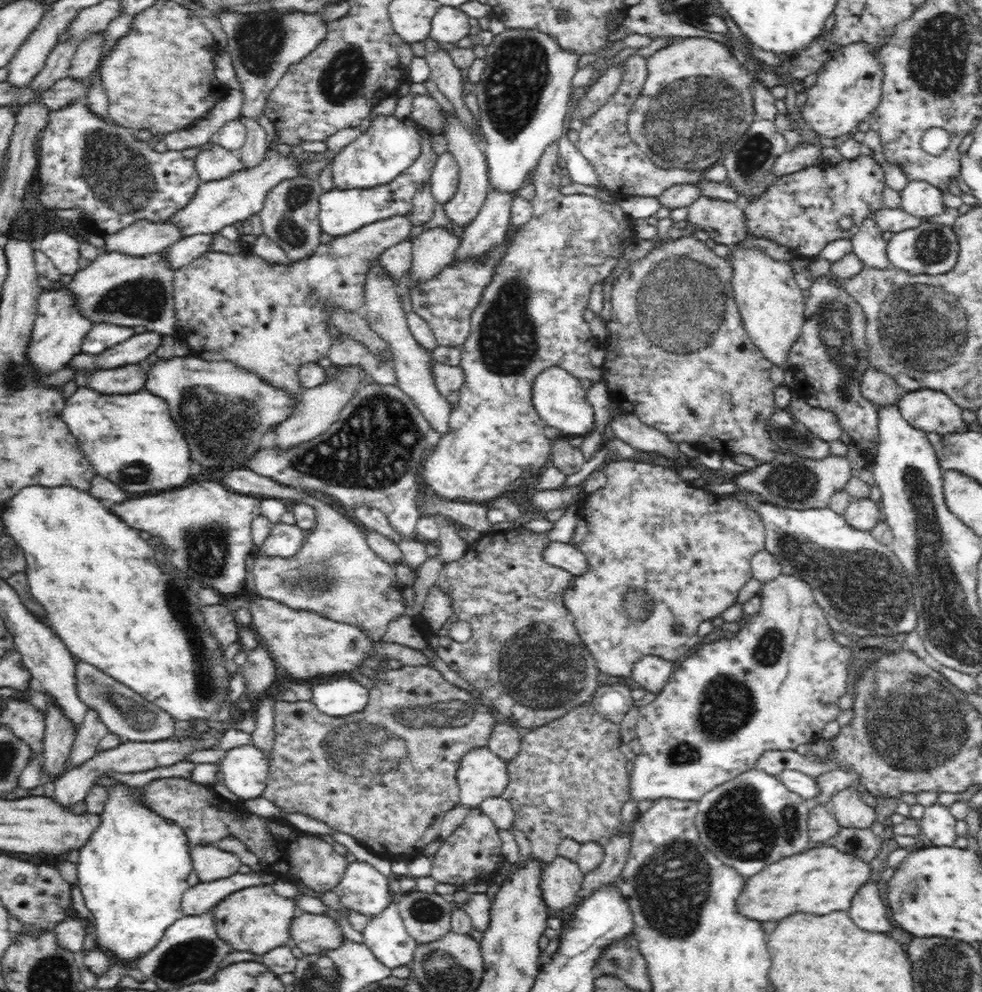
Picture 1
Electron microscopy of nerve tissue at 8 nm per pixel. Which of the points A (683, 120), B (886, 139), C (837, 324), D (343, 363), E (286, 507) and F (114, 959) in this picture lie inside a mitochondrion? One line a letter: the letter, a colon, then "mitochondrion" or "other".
A: mitochondrion
B: other
C: mitochondrion
D: other
E: other
F: other

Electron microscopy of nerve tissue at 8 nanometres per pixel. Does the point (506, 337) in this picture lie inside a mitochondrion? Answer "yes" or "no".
yes

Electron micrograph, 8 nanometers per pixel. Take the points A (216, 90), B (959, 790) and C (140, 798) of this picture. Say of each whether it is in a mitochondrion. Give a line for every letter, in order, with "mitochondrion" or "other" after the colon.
A: other
B: other
C: other

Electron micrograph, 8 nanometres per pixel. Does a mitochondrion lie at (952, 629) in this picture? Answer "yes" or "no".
yes

